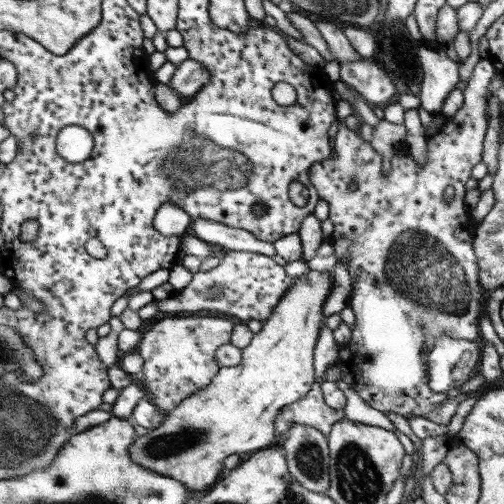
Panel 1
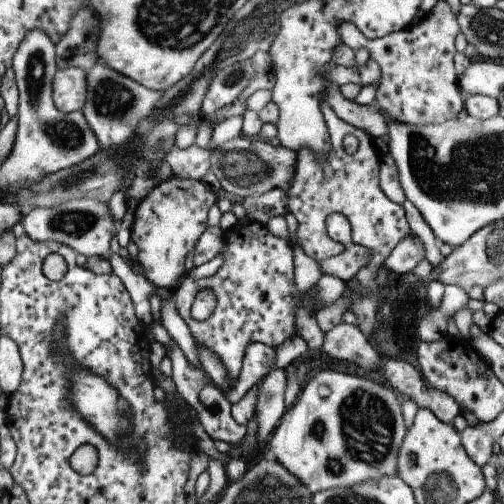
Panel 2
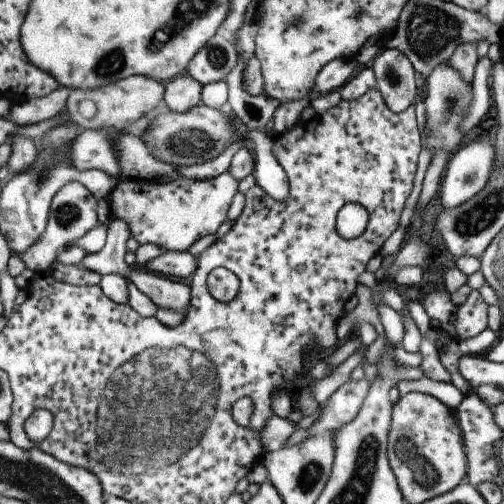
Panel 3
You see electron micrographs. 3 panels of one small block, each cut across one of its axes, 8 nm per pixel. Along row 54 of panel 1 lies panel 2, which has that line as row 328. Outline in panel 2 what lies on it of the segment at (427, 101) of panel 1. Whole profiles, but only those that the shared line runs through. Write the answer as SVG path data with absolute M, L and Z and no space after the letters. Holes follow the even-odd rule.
M445 286L443 298L435 310L429 310L417 324L417 338L421 342L437 342L447 334L449 318L453 318L461 308L467 308L467 292L459 286Z

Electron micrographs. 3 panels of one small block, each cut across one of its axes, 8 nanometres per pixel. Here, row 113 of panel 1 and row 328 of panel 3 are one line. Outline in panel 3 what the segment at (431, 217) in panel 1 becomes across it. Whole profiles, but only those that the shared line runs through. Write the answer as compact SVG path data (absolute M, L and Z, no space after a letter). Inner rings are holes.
M471 290L467 300L457 306L455 312L455 328L459 338L469 338L469 336L479 336L487 328L487 314L489 306L483 302L481 294L477 290Z

